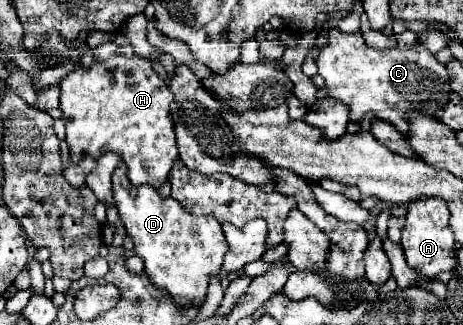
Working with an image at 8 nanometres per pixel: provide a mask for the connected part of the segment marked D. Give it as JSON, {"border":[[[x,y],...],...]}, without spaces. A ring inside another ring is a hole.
{"border":[[[122,163],[112,177],[114,201],[124,221],[126,233],[134,241],[134,253],[144,261],[144,273],[162,291],[170,293],[178,307],[198,307],[206,299],[210,277],[220,275],[226,239],[220,223],[214,217],[196,217],[174,199],[162,199],[150,185],[132,187],[126,177],[126,165]]]}

